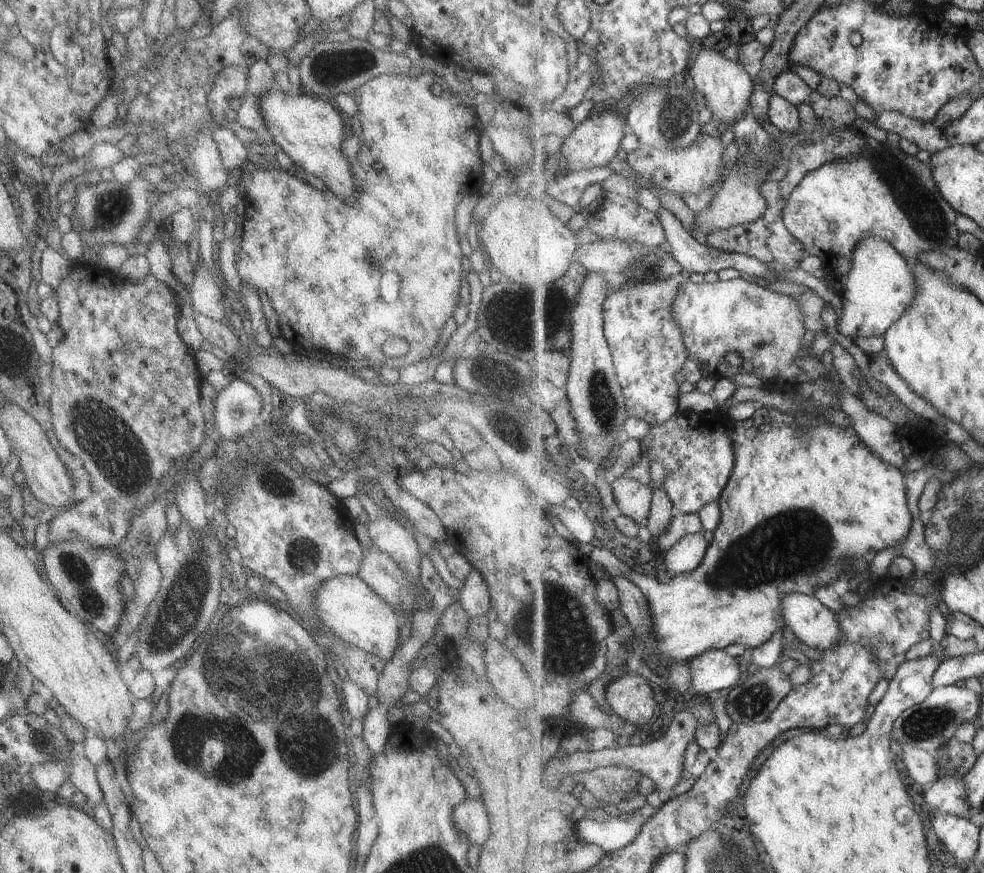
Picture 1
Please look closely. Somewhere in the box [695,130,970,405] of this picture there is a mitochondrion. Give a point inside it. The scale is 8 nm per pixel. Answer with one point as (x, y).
(927, 221)

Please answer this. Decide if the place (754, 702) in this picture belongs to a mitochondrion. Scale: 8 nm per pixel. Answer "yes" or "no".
yes

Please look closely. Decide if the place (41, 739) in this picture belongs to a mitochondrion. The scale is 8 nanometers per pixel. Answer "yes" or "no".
yes

